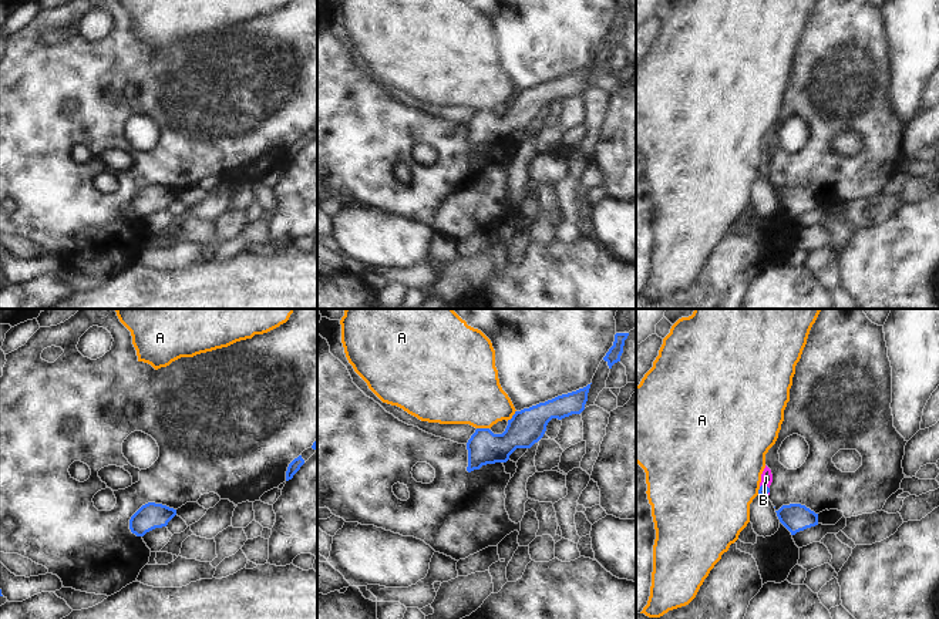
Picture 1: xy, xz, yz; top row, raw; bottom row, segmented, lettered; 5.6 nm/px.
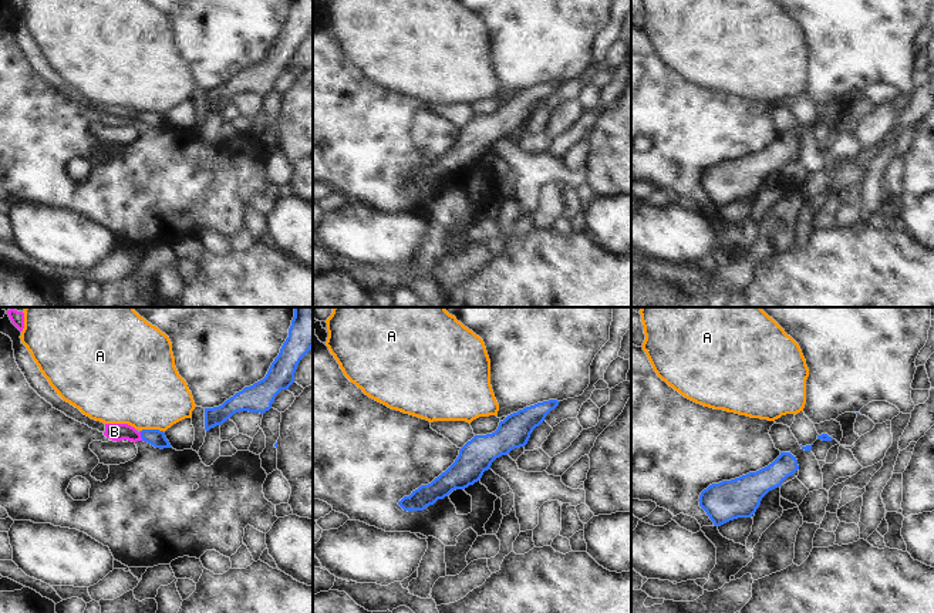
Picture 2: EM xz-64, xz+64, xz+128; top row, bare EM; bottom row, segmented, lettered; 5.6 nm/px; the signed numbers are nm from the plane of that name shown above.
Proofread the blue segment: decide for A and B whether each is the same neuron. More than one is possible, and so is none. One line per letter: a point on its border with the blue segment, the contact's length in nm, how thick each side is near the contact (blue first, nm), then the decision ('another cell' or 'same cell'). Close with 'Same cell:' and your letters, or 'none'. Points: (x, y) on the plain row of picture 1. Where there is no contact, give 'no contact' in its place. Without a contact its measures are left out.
A: xz (483, 110) | 70 nm | 200/400 nm | another cell
B: yz (764, 167) | 60 nm | 60/60 nm | same cell
Same cell: B

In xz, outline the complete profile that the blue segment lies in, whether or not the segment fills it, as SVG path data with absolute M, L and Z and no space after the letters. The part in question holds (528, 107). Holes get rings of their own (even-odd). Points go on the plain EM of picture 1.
M590 65L515 92L502 115L494 115L489 110L477 110L467 124L467 152L479 151L487 145L506 144L516 129L531 129L543 118L552 100L562 101L585 91L589 70Z

